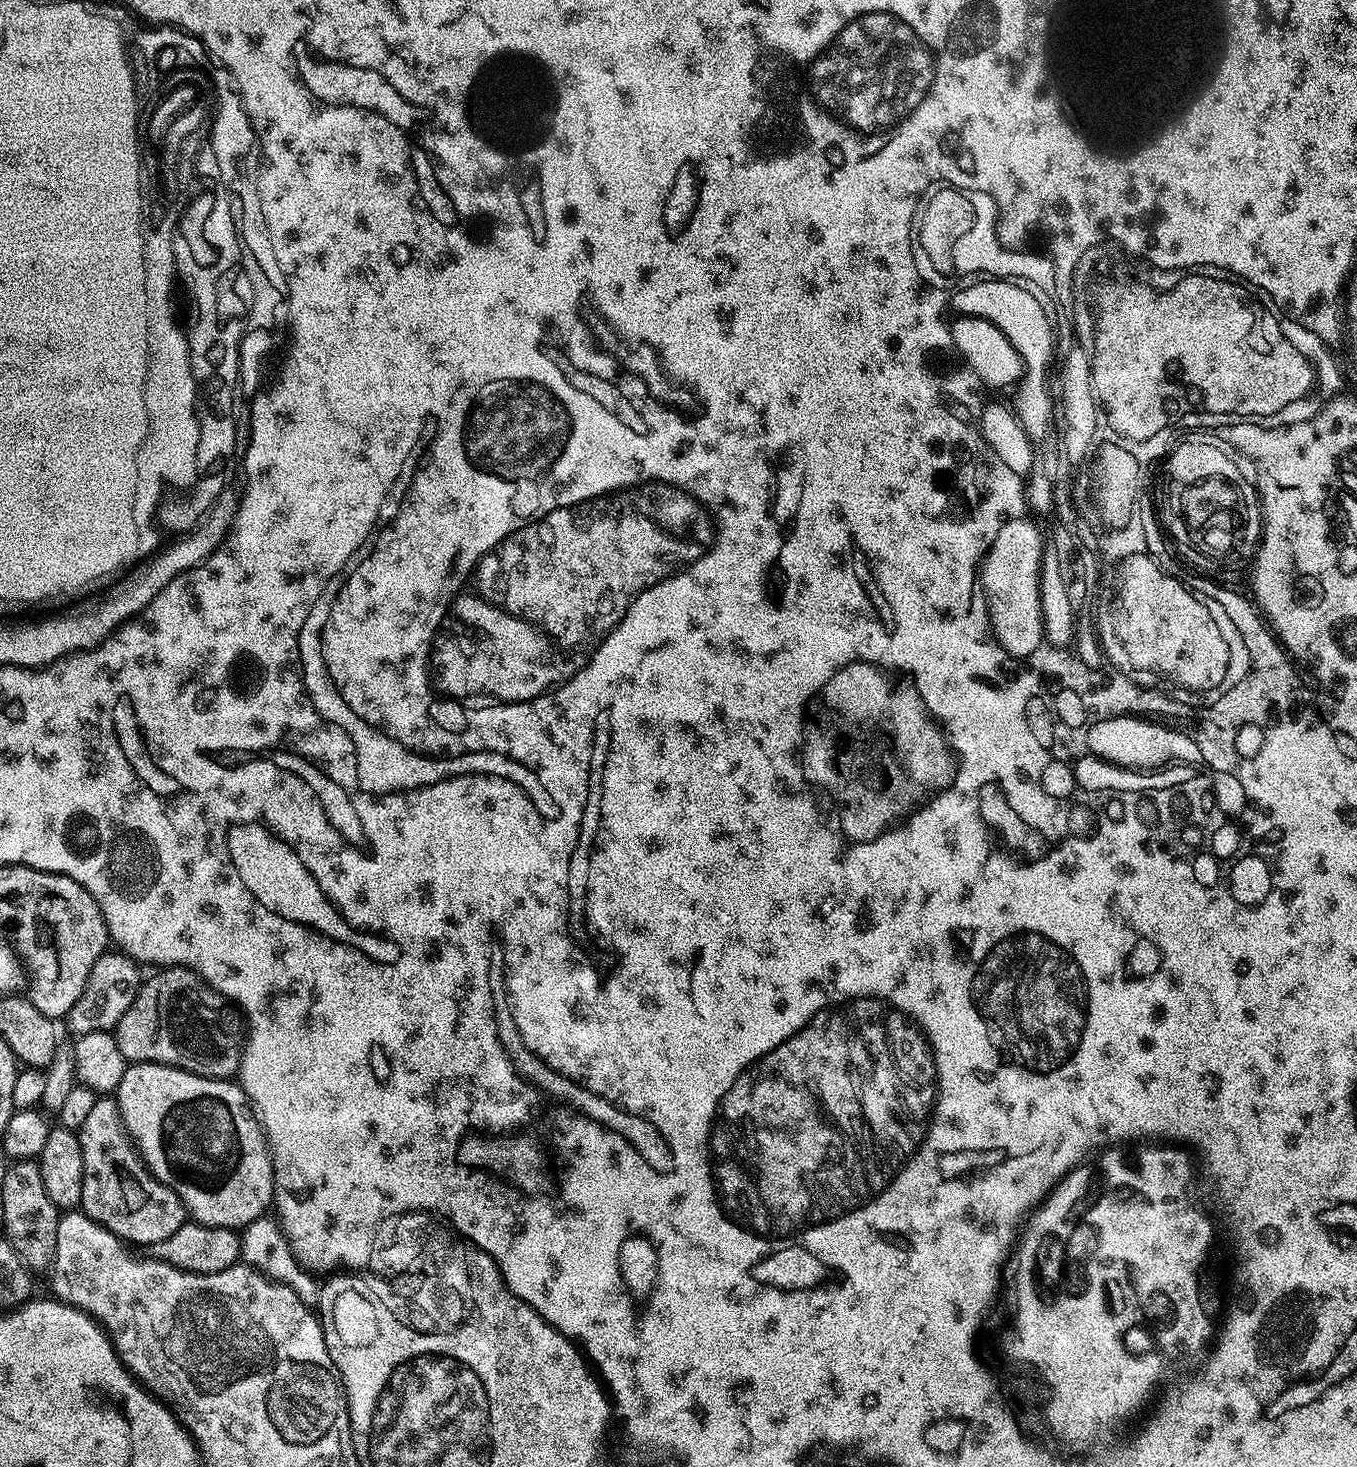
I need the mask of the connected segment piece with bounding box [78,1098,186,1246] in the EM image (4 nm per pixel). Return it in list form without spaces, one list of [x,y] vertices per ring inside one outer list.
[[[98,1098],[78,1129],[82,1146],[82,1198],[85,1216],[98,1222],[129,1245],[147,1246],[170,1238],[178,1226],[186,1223],[184,1203],[148,1171],[120,1117],[115,1099]]]

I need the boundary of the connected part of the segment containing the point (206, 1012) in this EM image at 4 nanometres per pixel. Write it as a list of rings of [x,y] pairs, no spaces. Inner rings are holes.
[[[164,966],[152,977],[141,983],[130,1010],[122,1014],[116,1023],[114,1035],[118,1050],[122,1050],[125,1061],[133,1064],[165,1064],[205,1076],[211,1080],[226,1080],[235,1077],[240,1070],[240,1059],[246,1043],[246,1024],[241,1013],[220,992],[216,992],[203,978],[189,968]]]

